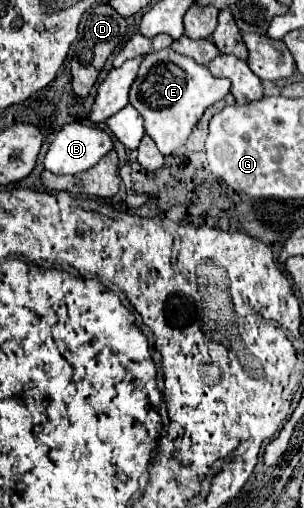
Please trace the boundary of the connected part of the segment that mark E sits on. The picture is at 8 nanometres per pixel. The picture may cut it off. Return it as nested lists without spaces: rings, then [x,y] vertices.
[[[164,48],[144,58],[138,70],[138,78],[130,88],[130,104],[142,114],[146,134],[156,142],[158,150],[168,156],[176,148],[186,144],[204,110],[210,104],[222,100],[228,92],[228,78],[214,78],[206,66],[200,66],[192,58],[176,54],[172,48]]]

